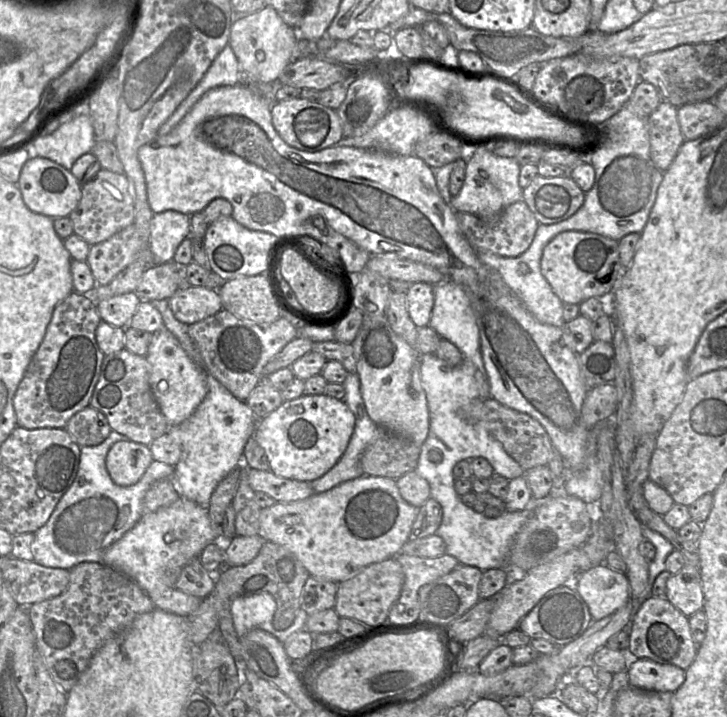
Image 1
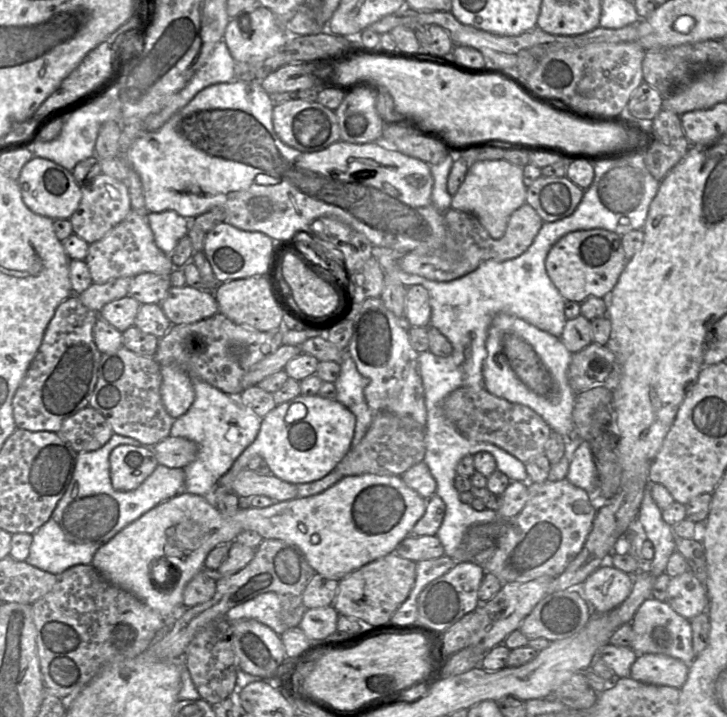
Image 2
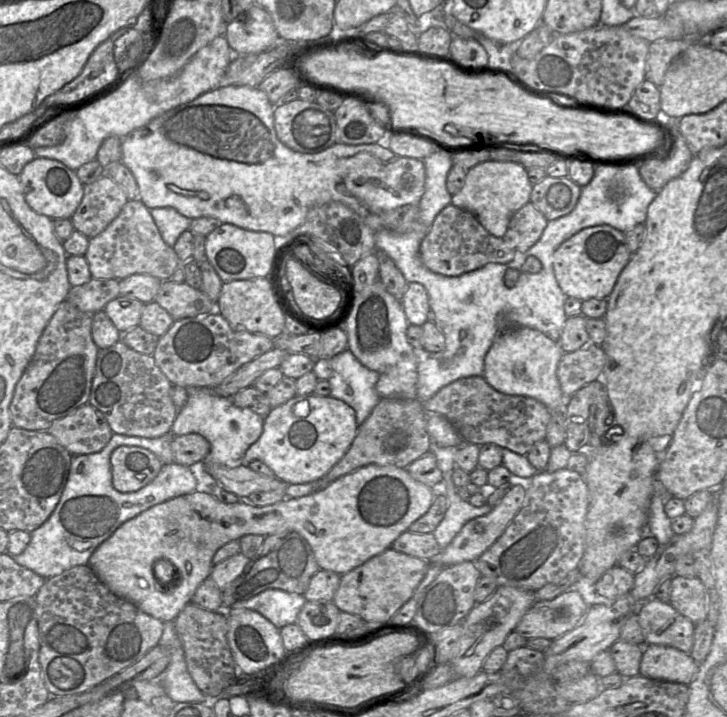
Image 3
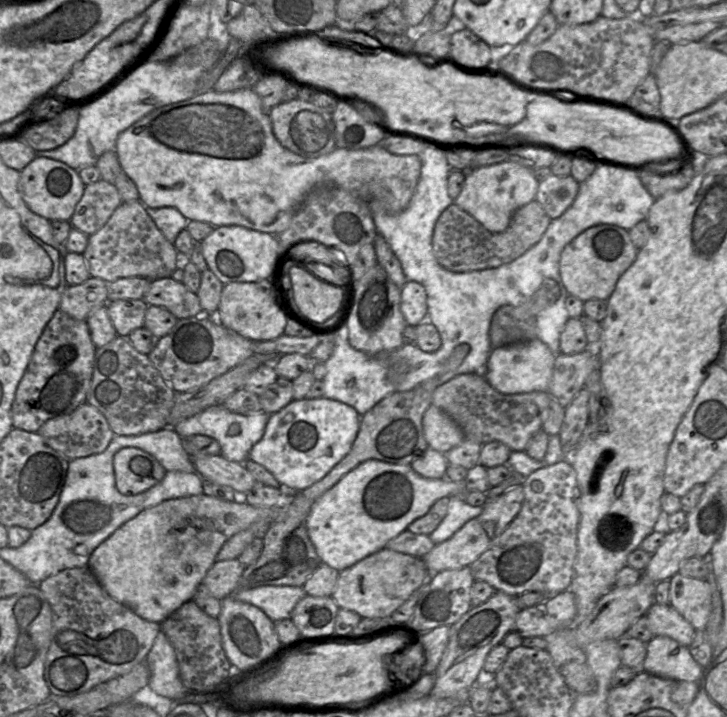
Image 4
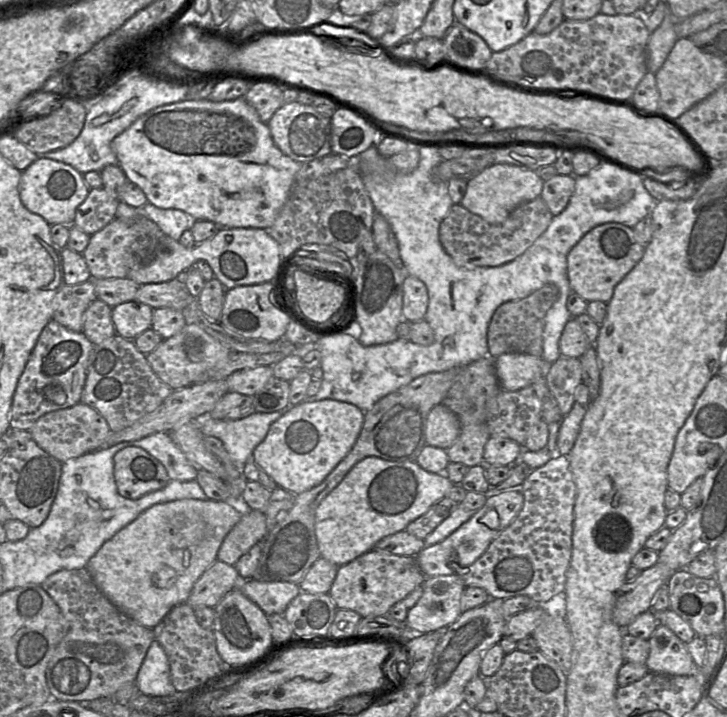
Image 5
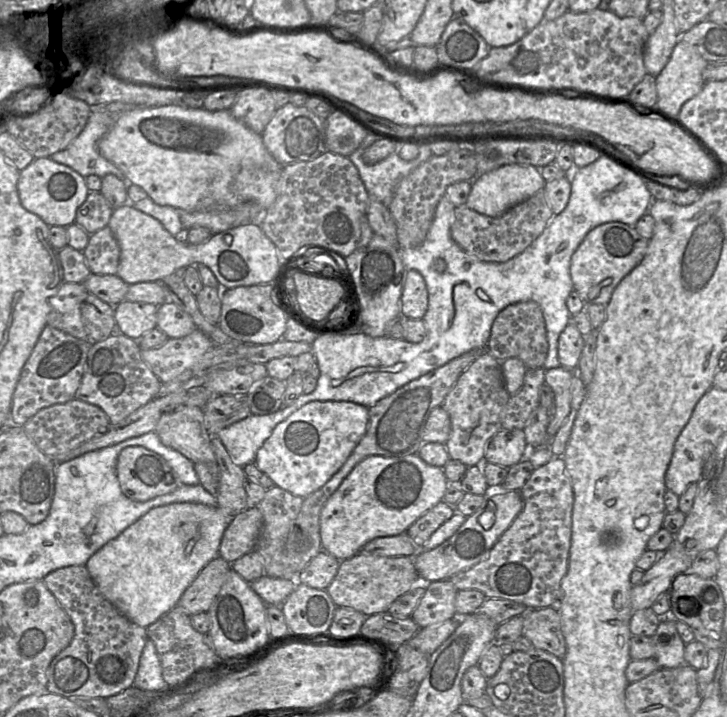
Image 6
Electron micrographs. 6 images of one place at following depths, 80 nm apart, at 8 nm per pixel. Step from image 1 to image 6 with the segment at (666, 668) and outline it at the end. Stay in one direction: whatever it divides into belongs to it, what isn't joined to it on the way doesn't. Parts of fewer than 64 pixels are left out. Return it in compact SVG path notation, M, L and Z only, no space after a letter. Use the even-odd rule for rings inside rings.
M666 616L662 618L655 634L655 659L660 668L676 668L687 665L684 658L685 643L676 628L676 621Z

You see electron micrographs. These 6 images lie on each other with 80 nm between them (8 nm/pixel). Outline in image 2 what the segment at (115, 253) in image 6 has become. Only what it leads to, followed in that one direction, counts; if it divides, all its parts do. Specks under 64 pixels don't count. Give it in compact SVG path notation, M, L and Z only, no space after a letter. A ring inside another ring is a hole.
M132 209L125 219L102 239L89 244L85 262L90 271L92 283L96 284L104 284L120 277L133 278L147 272L170 276L175 268L170 255L166 255L155 244L147 218Z

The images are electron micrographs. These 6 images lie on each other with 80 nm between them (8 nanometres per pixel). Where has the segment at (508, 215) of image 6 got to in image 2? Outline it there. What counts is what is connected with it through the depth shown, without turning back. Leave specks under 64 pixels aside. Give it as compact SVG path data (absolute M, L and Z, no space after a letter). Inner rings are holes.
M524 203L516 209L509 217L504 235L499 239L492 238L487 230L480 223L478 218L467 212L462 212L449 208L444 212L444 220L447 227L445 245L430 253L406 253L398 259L398 266L408 274L414 274L429 280L443 282L458 279L474 271L483 261L495 260L505 261L520 256L532 244L544 221L528 203Z

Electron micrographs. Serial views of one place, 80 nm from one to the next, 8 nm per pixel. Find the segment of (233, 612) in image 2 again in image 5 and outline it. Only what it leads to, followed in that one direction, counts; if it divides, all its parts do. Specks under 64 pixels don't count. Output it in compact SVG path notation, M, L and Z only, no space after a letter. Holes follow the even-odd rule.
M254 579L241 581L237 588L267 616L284 614L290 602L302 592L297 583L262 582Z

